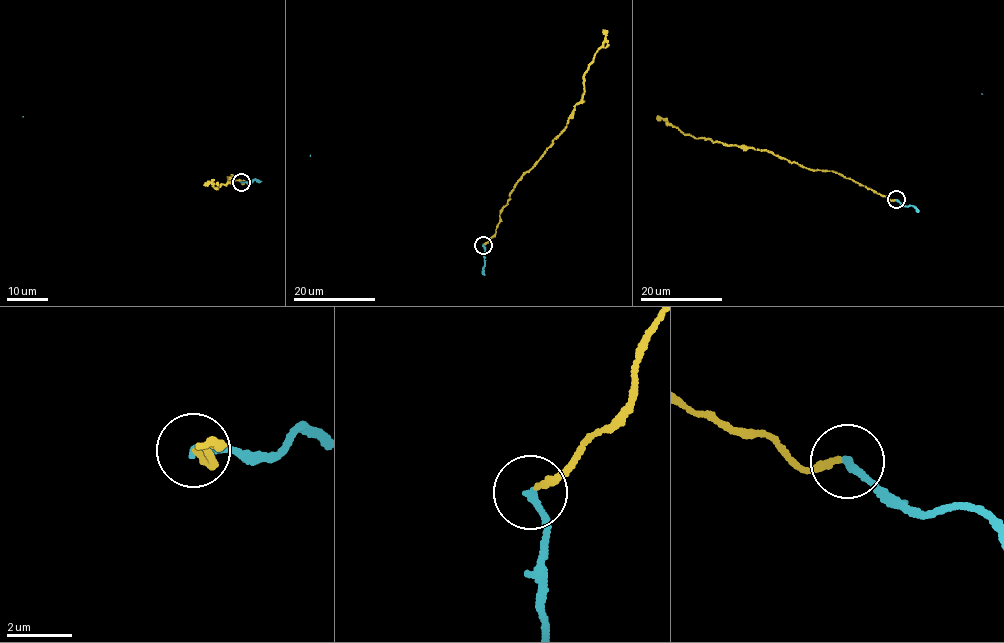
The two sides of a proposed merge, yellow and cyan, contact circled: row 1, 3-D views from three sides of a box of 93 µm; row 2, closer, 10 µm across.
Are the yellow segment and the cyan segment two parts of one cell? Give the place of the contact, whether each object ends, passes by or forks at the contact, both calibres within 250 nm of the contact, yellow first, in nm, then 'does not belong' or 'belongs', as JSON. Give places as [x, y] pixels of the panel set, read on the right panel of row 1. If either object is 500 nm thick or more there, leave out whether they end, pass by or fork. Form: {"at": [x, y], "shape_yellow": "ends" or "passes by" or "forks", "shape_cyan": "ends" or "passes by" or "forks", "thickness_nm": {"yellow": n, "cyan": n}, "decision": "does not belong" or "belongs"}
{"at": [896, 199], "shape_yellow": "ends", "shape_cyan": "ends", "thickness_nm": {"yellow": 200, "cyan": 240}, "decision": "does not belong"}

